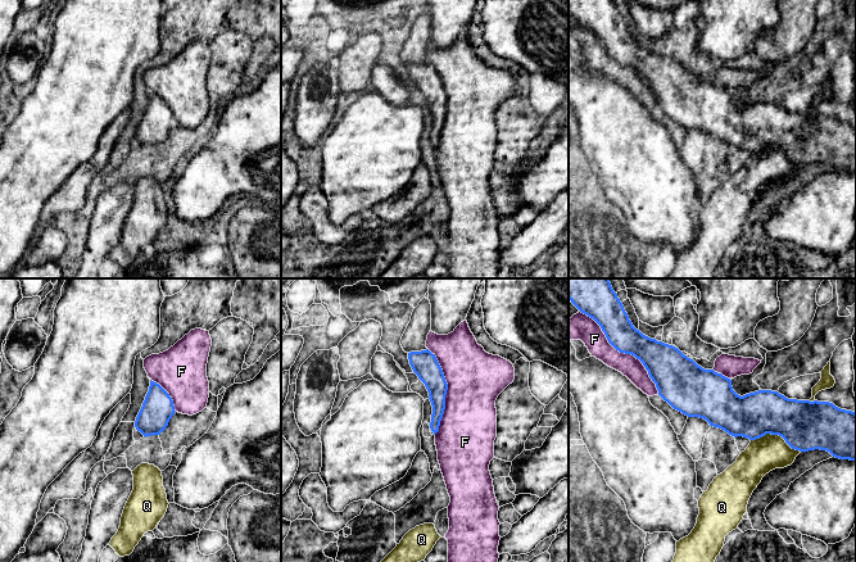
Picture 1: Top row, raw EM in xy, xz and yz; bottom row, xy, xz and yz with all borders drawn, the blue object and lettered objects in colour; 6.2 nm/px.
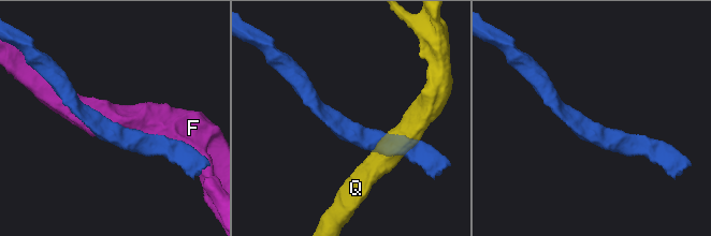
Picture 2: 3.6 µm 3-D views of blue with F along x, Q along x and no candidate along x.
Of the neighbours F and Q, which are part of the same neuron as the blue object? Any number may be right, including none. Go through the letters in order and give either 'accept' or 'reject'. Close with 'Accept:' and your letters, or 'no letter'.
F: accept
Q: reject
Accept: F

